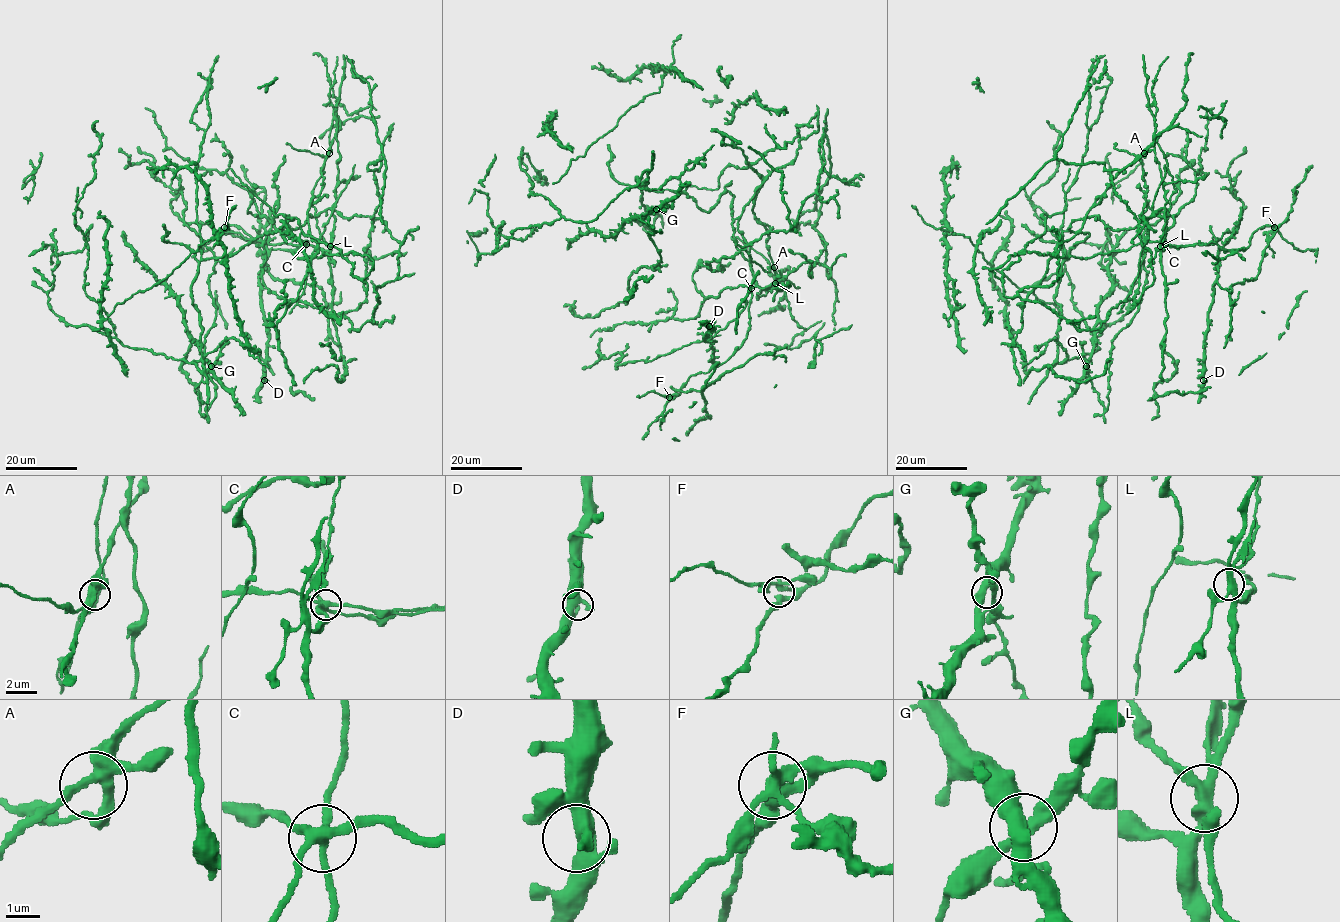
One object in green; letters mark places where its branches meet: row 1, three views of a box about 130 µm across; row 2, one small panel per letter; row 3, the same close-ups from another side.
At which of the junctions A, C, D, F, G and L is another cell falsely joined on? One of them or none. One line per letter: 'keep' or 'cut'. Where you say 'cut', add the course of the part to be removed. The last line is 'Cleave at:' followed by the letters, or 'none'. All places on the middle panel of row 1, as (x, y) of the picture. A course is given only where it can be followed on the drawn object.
A: keep
C: keep
D: keep
F: keep
G: keep
L: cut; foreign part runs (775, 283), (757, 293), (758, 298), (775, 284), (775, 277), (779, 279), (775, 275), (780, 278), (782, 291)
Cleave at: L

